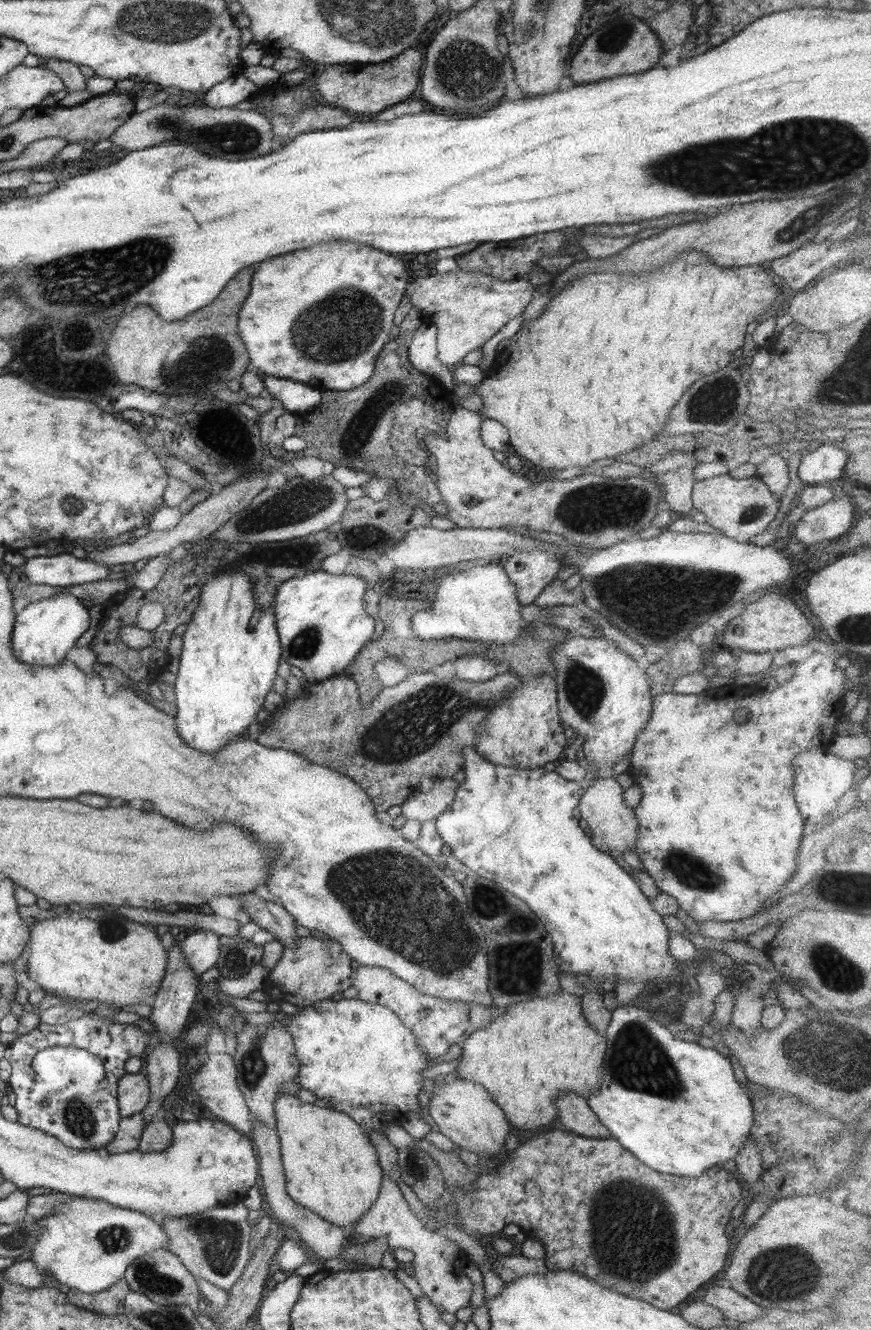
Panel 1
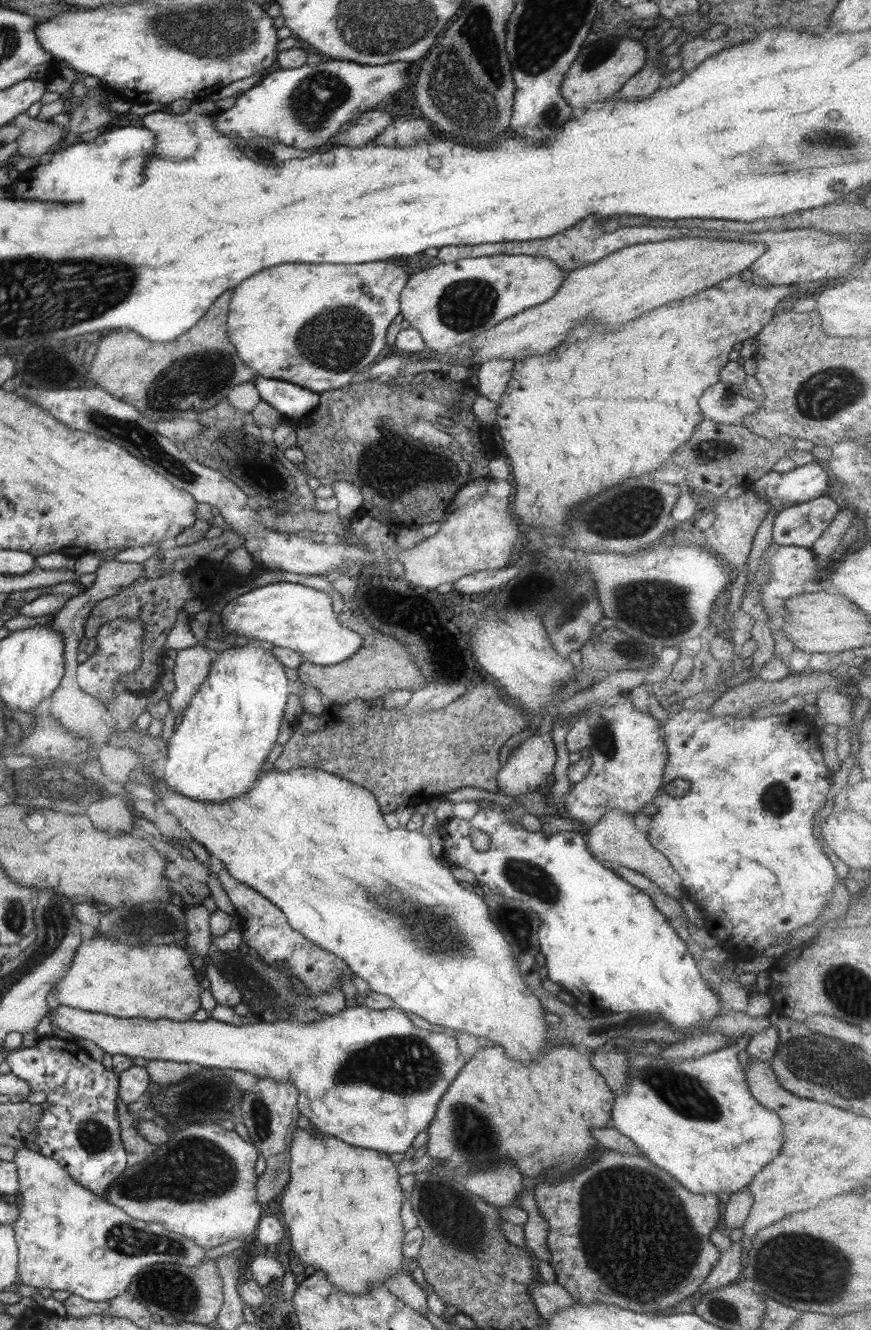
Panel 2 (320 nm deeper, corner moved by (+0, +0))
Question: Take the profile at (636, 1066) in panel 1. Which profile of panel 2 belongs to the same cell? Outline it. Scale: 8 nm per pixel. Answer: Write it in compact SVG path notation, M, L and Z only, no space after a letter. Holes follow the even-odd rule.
M742 1044L729 1045L723 1049L718 1049L712 1053L702 1055L698 1059L685 1059L683 1060L663 1060L659 1059L658 1055L637 1055L626 1052L623 1047L616 1048L623 1058L627 1058L628 1066L628 1080L627 1087L623 1089L622 1094L615 1094L614 1102L612 1103L612 1117L610 1118L611 1128L617 1130L627 1136L629 1140L640 1150L641 1155L651 1160L655 1166L659 1166L661 1170L665 1170L670 1174L681 1186L684 1186L689 1192L693 1194L733 1194L742 1188L745 1188L751 1178L765 1166L765 1162L771 1162L779 1150L782 1149L782 1142L784 1136L781 1132L781 1121L779 1117L764 1106L761 1106L757 1101L752 1098L752 1094L748 1089L748 1084L744 1076L744 1070L741 1069L739 1061L737 1061L737 1052L742 1047Z

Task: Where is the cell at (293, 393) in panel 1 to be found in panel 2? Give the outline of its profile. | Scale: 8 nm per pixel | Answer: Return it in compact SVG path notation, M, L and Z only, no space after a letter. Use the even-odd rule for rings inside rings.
M269 378L253 380L260 401L269 404L284 418L285 422L296 421L317 407L317 393L280 380L269 380Z

